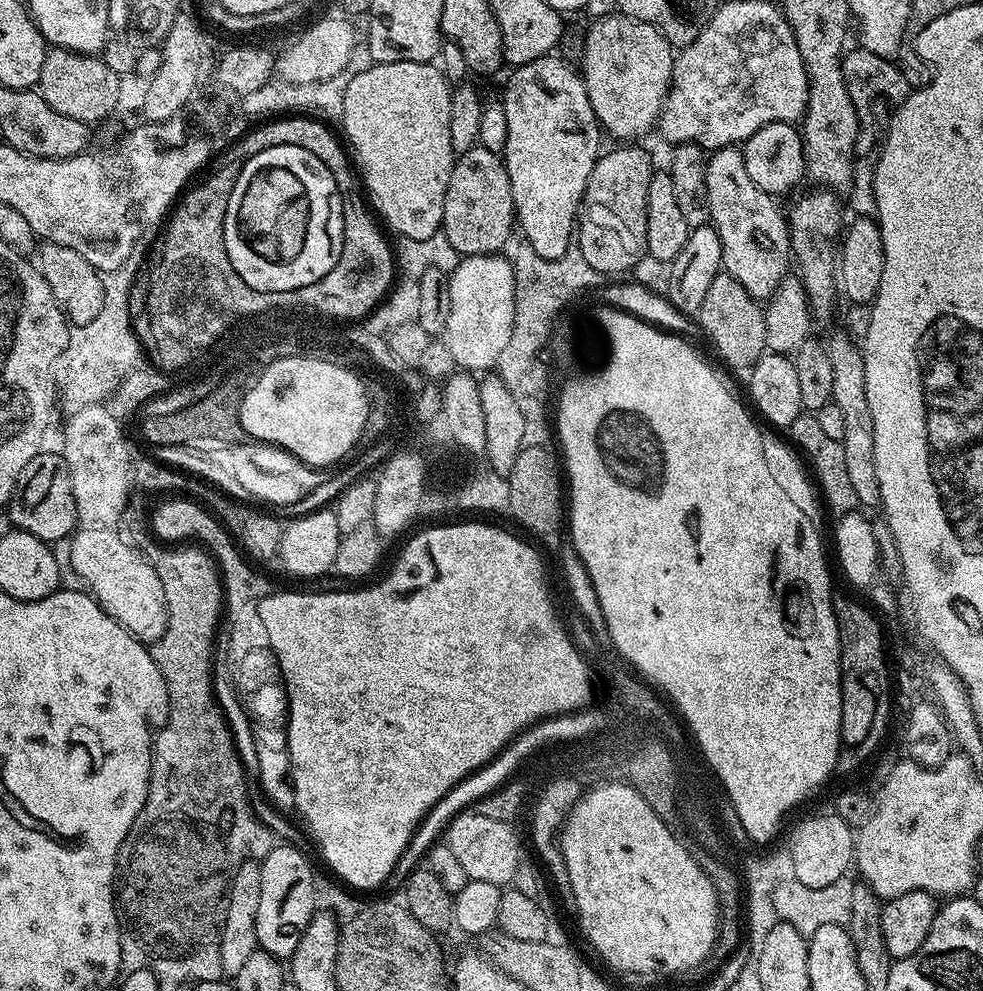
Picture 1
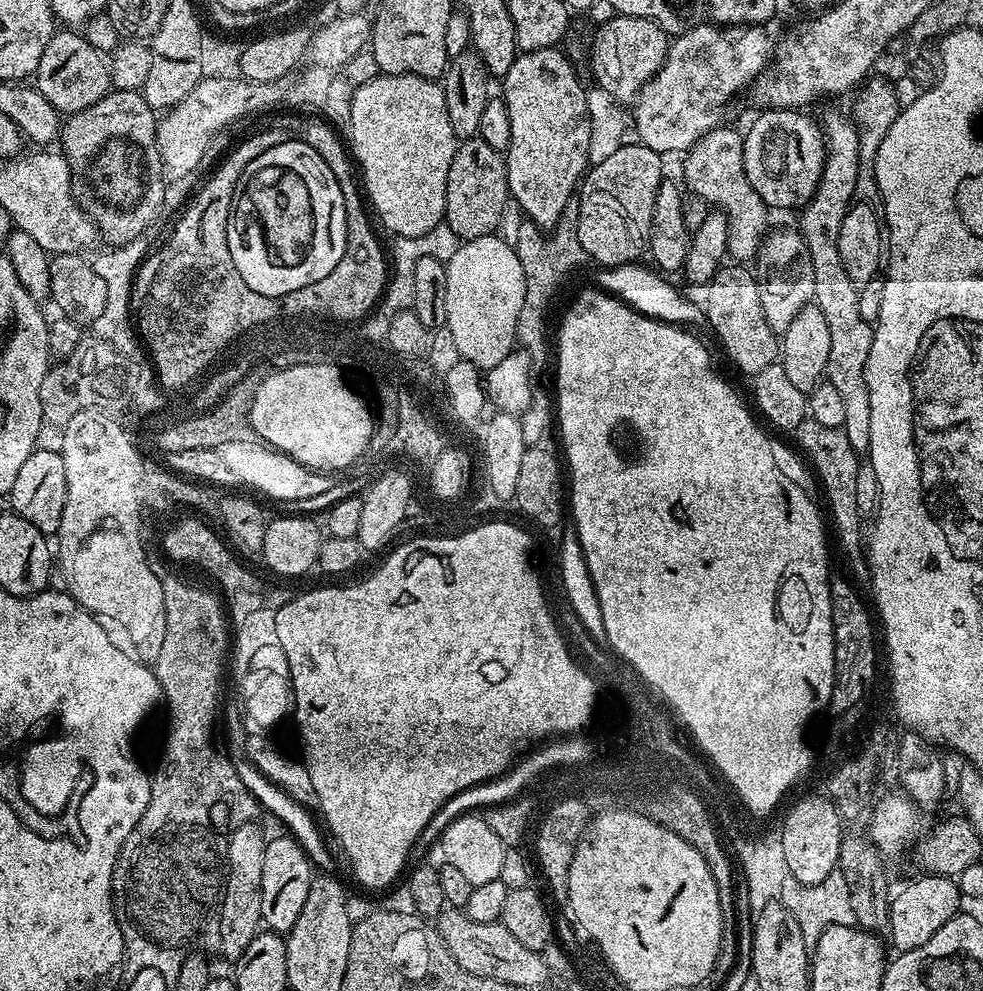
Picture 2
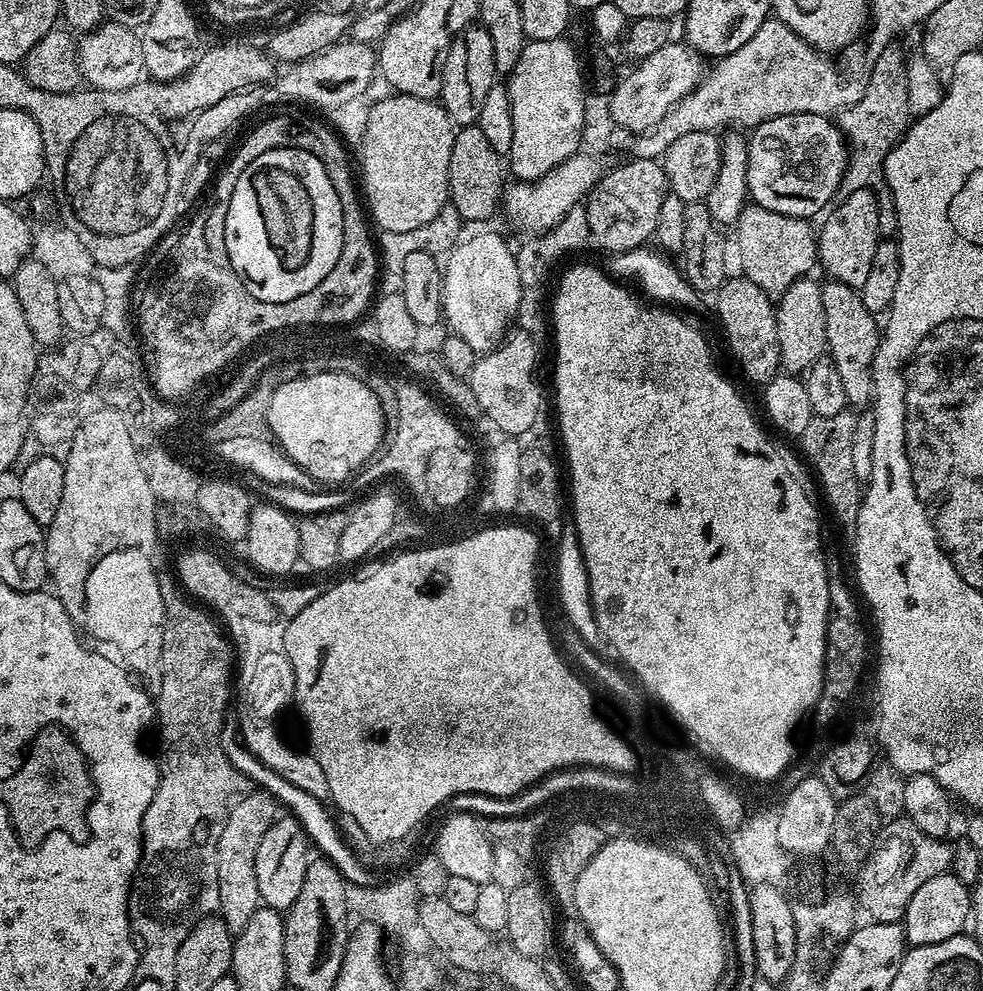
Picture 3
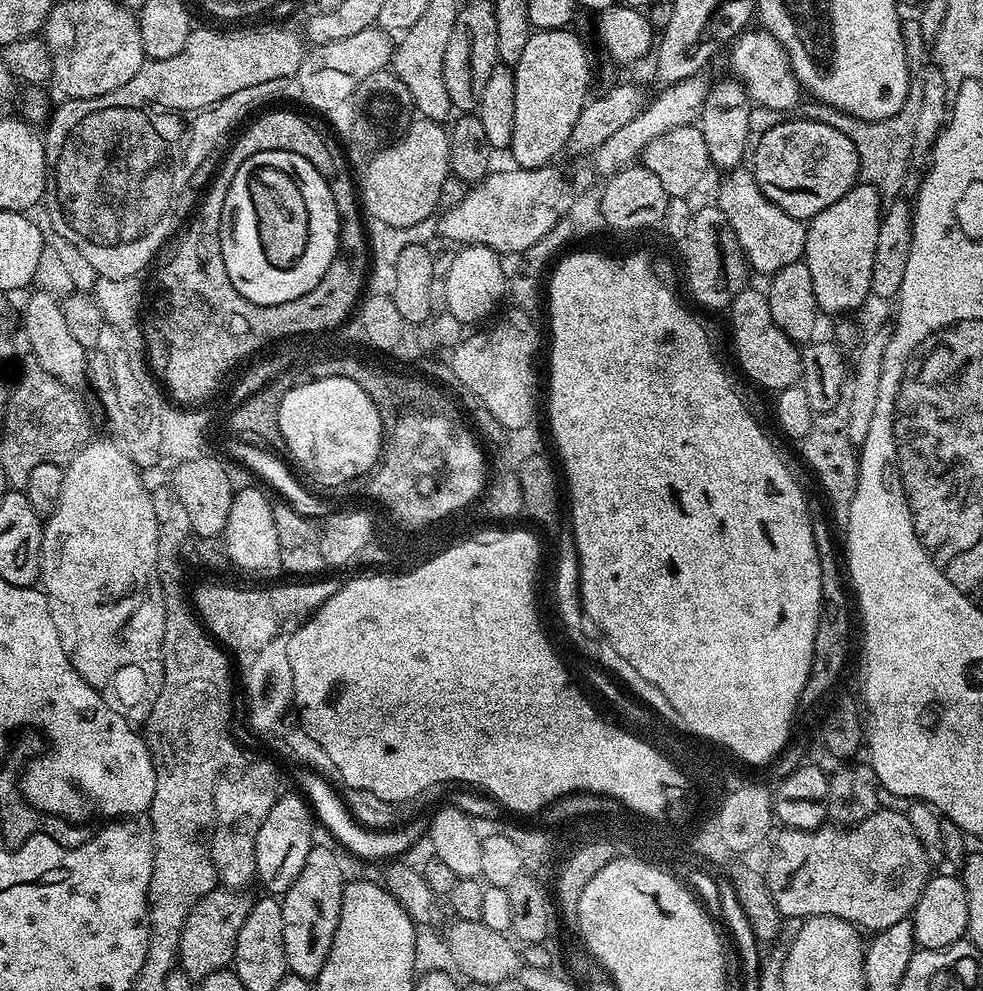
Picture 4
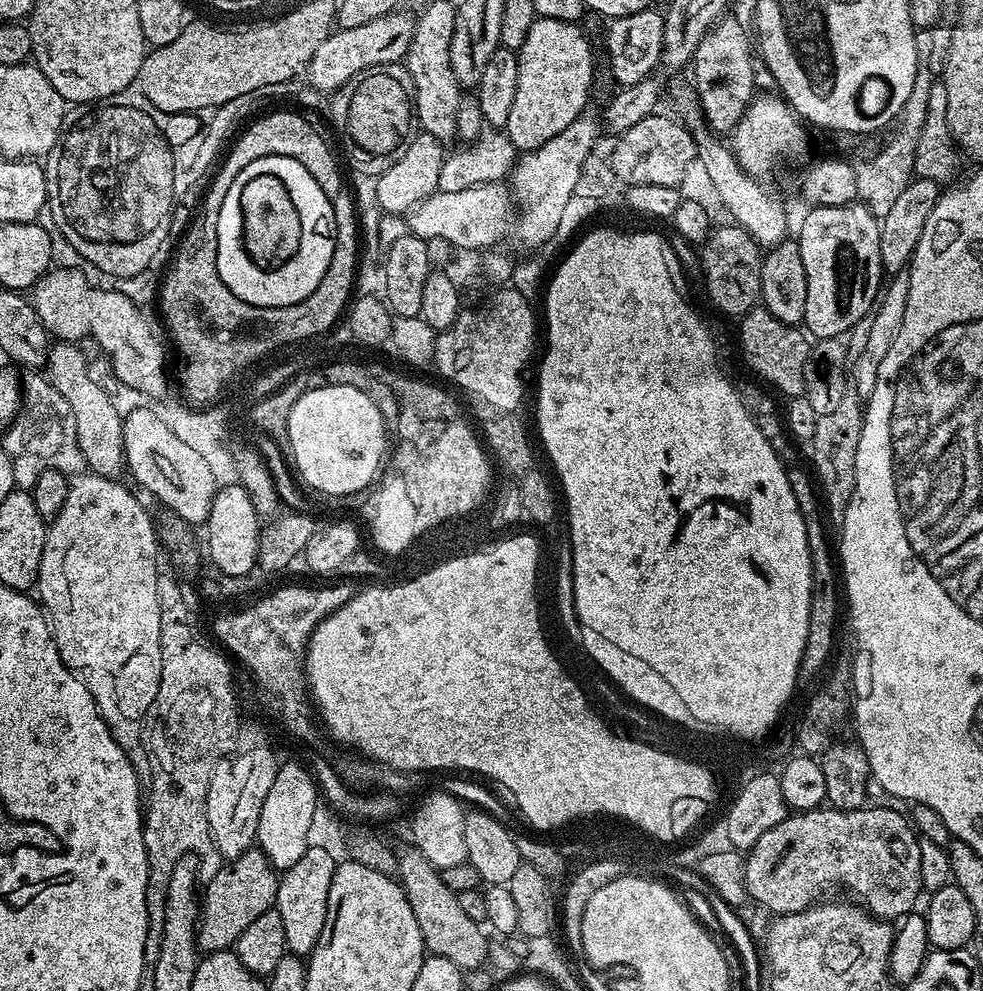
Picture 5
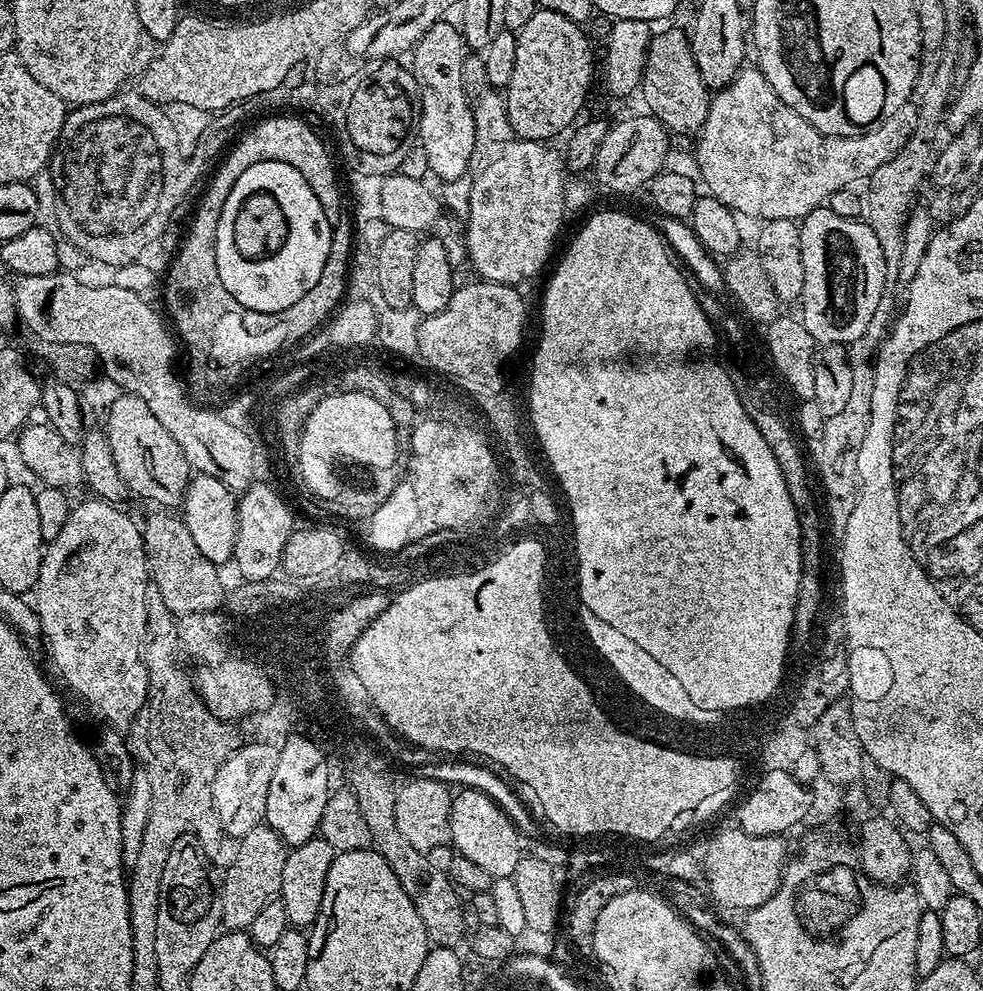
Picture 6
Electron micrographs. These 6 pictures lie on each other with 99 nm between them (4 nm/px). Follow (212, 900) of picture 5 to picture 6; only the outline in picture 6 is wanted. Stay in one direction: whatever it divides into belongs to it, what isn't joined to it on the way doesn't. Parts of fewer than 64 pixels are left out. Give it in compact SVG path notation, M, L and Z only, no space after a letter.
M267 824L254 826L246 835L239 837L236 854L231 862L223 880L221 881L221 925L227 931L247 931L254 917L266 906L266 902L275 899L281 890L283 867L288 857L288 846L281 836Z

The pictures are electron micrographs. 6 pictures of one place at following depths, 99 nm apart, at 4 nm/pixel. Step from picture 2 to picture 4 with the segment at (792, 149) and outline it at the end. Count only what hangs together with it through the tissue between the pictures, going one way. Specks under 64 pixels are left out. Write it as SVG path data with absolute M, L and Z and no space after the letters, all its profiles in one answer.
M796 118L770 127L759 138L757 146L755 143L753 154L754 160L750 166L759 189L791 217L805 222L838 202L859 179L859 158L852 140L844 132L818 121Z

